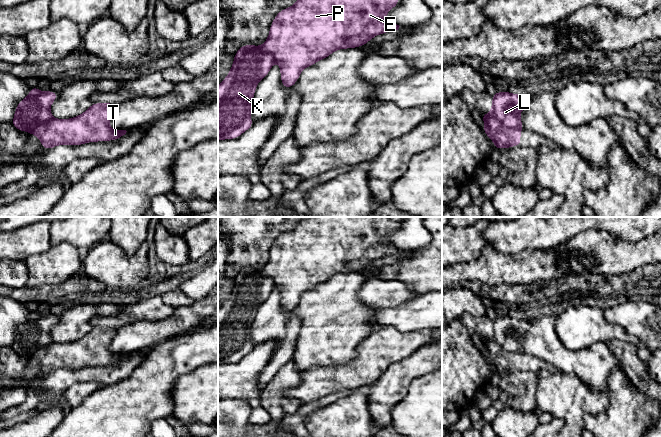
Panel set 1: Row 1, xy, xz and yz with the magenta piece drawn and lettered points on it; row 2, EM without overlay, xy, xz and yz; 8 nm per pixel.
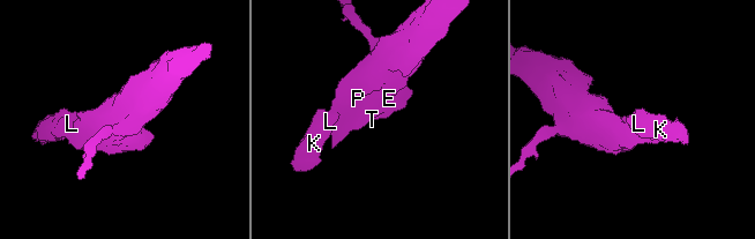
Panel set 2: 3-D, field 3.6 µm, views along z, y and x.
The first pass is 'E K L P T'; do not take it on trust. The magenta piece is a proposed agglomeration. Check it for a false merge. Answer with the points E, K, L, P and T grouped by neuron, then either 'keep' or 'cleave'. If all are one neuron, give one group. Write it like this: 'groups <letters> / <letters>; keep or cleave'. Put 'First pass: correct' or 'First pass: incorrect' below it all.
groups E P T / K L; cleave
First pass: incorrect

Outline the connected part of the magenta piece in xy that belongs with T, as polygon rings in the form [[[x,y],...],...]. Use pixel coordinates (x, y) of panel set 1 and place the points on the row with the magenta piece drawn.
[[[93,103],[84,113],[69,119],[49,119],[37,138],[43,149],[57,145],[77,146],[88,142],[119,140],[126,130],[115,130],[109,126],[116,105],[113,103]]]

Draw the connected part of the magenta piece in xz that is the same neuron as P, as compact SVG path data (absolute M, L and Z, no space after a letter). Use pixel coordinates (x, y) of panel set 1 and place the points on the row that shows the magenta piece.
M297 0L291 7L281 10L274 18L267 40L262 47L280 64L282 86L293 87L301 71L326 59L338 49L361 47L374 36L399 29L399 25L386 18L386 13L398 5L400 0Z

